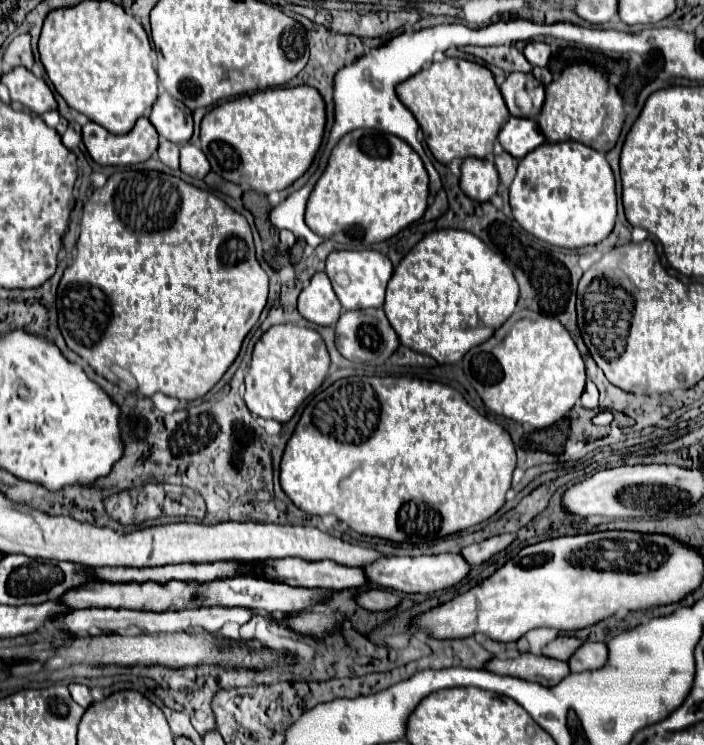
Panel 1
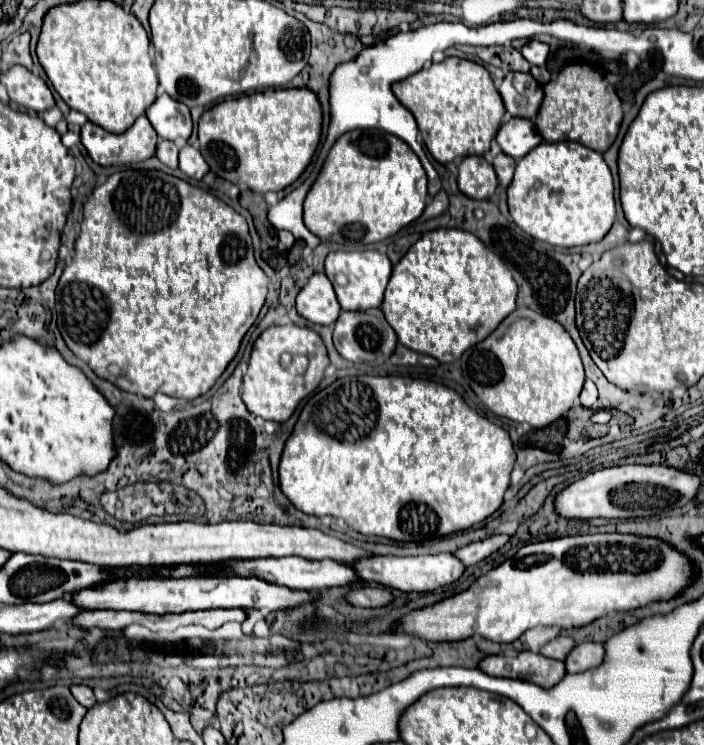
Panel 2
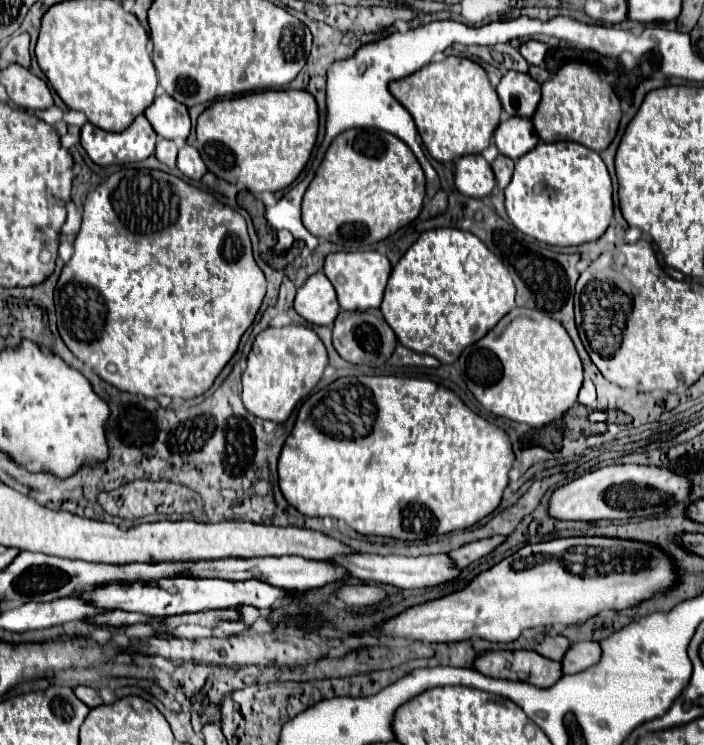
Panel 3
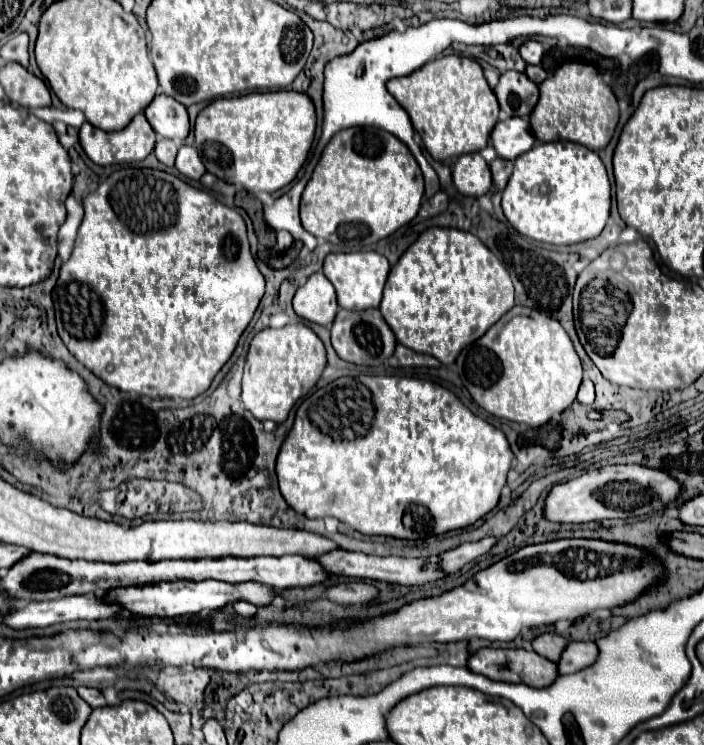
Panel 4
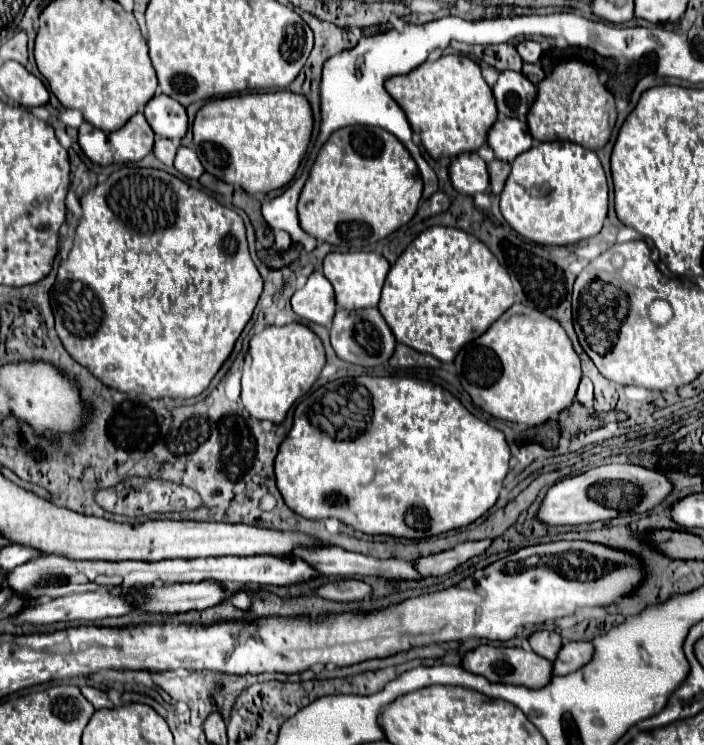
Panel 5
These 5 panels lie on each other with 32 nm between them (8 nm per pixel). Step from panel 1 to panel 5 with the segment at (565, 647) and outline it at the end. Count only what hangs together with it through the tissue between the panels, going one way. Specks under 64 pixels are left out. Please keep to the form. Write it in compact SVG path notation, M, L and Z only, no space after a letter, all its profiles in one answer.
M536 630L528 638L528 642L530 642L530 648L546 660L554 660L556 652L562 646L562 638L556 632L548 632L548 630Z

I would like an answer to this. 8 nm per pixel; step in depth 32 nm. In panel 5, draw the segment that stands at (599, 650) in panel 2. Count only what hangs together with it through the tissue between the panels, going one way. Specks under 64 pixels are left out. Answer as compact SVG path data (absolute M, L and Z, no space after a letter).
M564 642L556 660L552 662L552 676L566 676L582 668L592 658L590 642Z

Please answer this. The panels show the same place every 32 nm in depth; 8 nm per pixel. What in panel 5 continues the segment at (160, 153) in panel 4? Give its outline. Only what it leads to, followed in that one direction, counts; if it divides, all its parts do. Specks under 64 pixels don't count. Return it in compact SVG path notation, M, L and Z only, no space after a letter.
M156 138L156 142L154 142L154 154L166 166L172 166L176 150L178 150L178 146L170 138Z

